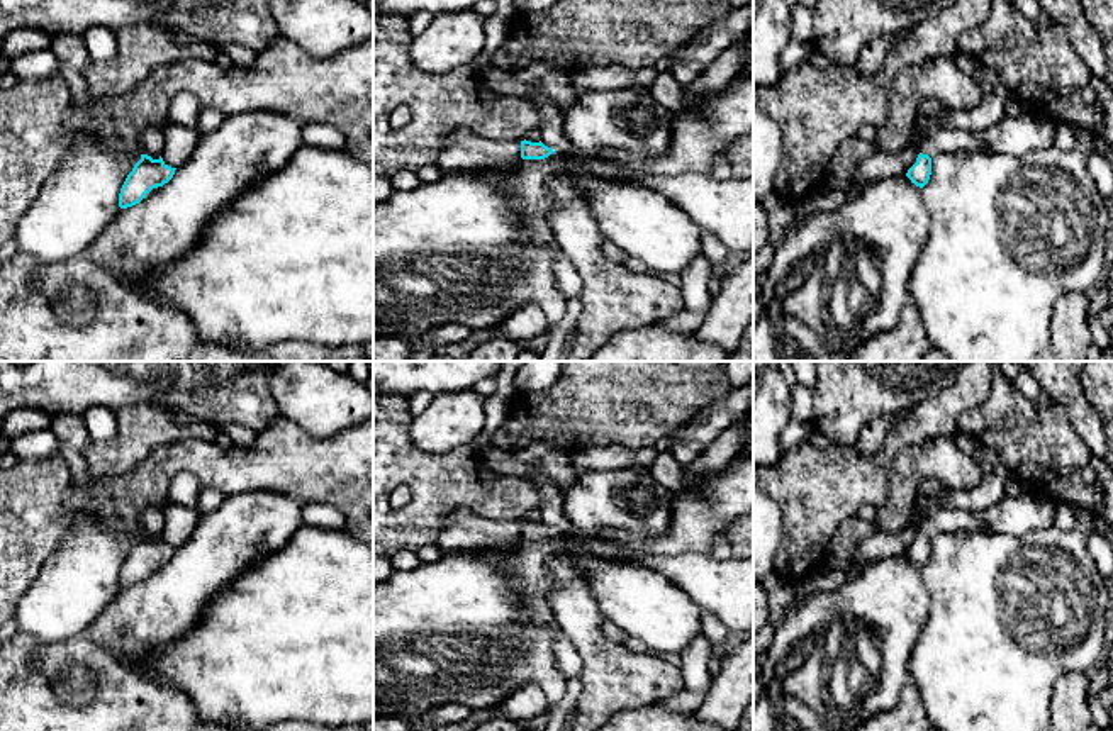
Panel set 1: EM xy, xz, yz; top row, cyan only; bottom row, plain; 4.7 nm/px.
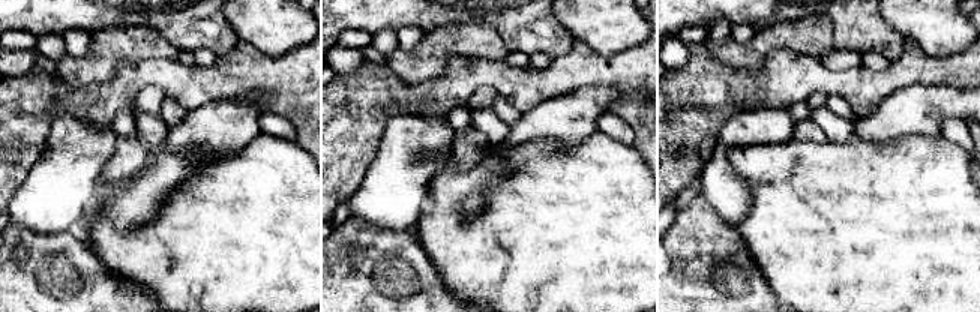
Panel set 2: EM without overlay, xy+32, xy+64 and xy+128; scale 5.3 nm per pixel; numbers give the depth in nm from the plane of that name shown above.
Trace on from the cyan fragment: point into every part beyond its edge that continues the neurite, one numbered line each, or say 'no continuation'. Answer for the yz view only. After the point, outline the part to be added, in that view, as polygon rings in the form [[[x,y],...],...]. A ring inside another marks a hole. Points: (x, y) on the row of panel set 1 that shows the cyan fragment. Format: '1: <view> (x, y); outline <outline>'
1: yz (942, 139); outline [[[938,127],[931,131],[920,146],[920,153],[928,154],[930,158],[955,151],[989,151],[989,149],[970,132],[947,127]]]

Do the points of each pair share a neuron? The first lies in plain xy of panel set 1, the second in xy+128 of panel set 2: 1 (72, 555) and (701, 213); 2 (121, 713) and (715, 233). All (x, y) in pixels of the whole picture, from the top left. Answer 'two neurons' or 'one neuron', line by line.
1: two neurons
2: one neuron

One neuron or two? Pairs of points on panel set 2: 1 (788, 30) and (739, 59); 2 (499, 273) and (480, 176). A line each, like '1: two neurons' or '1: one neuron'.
1: one neuron
2: one neuron

